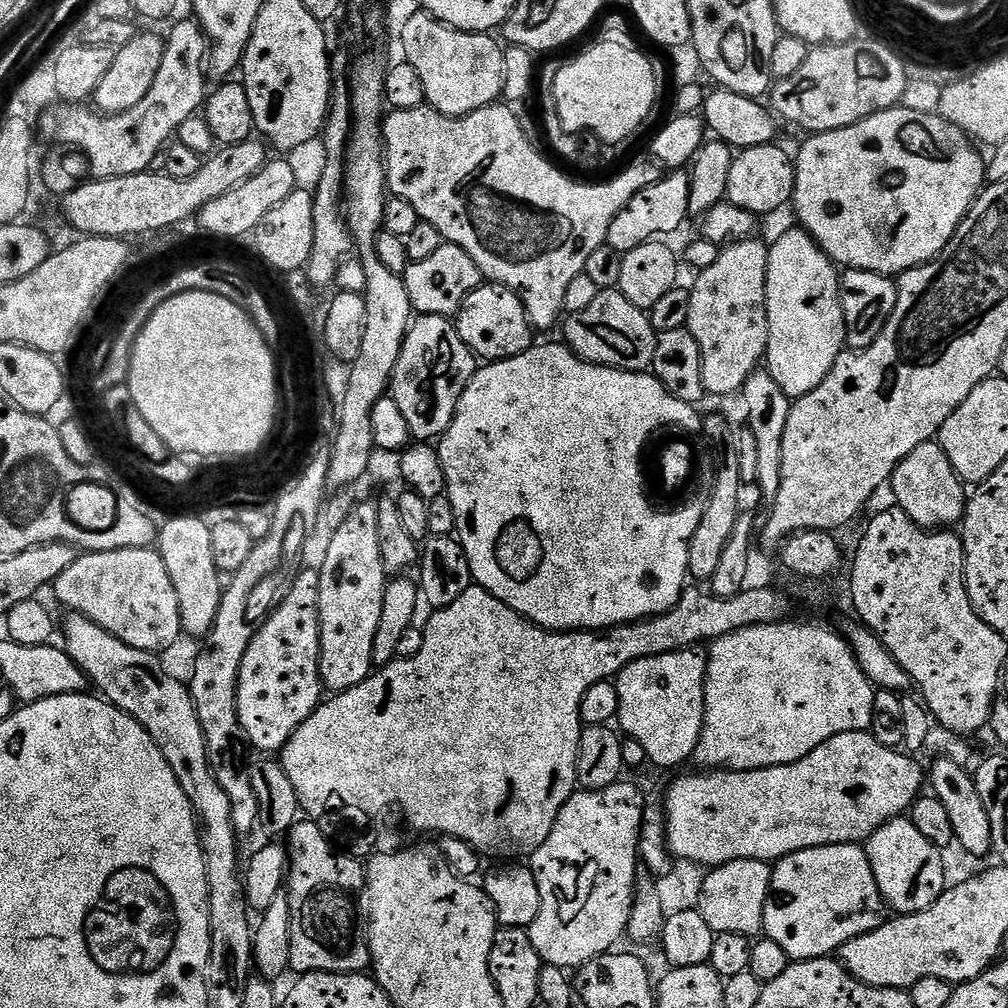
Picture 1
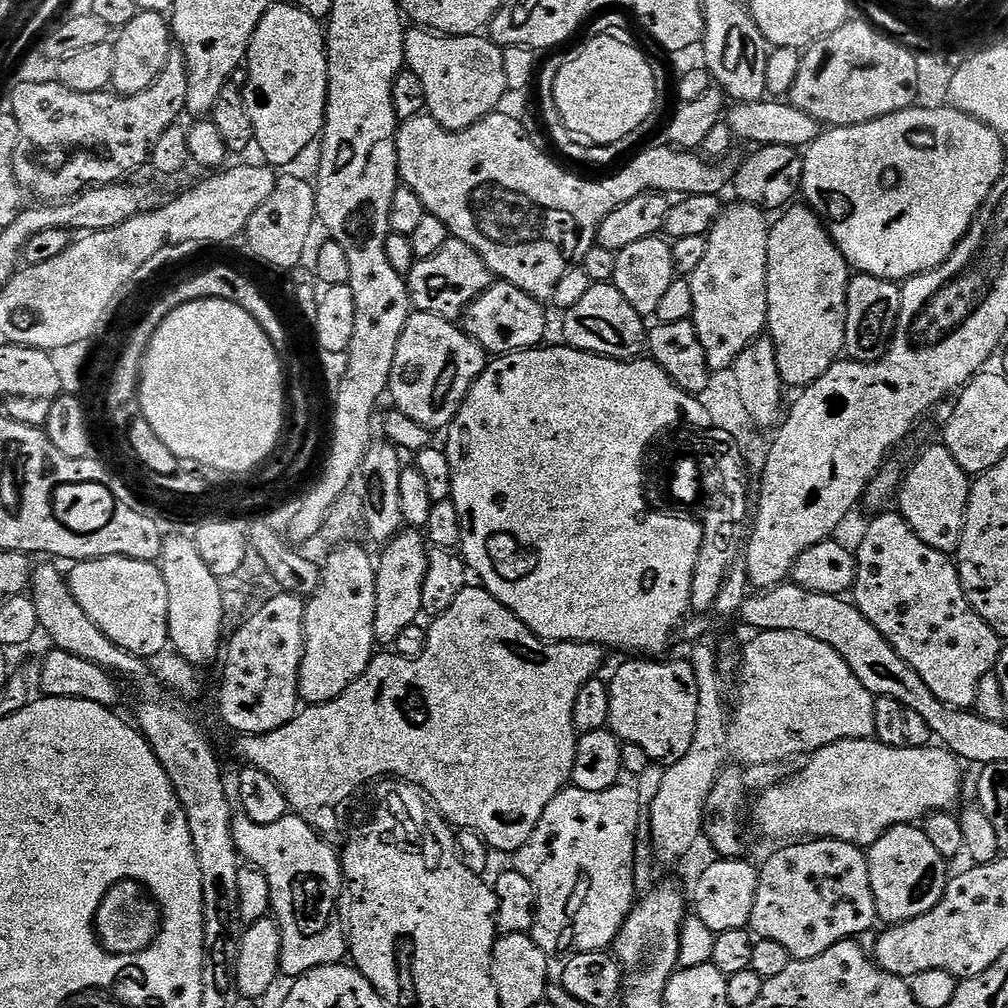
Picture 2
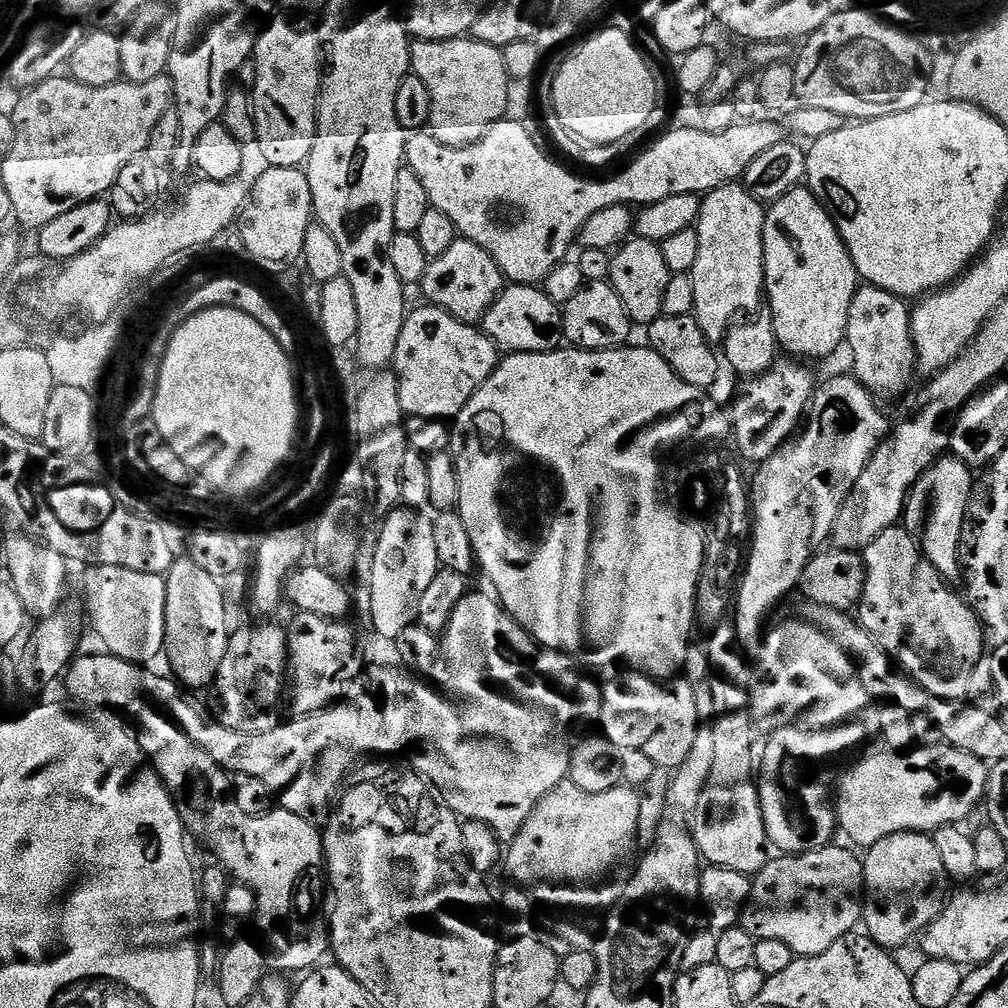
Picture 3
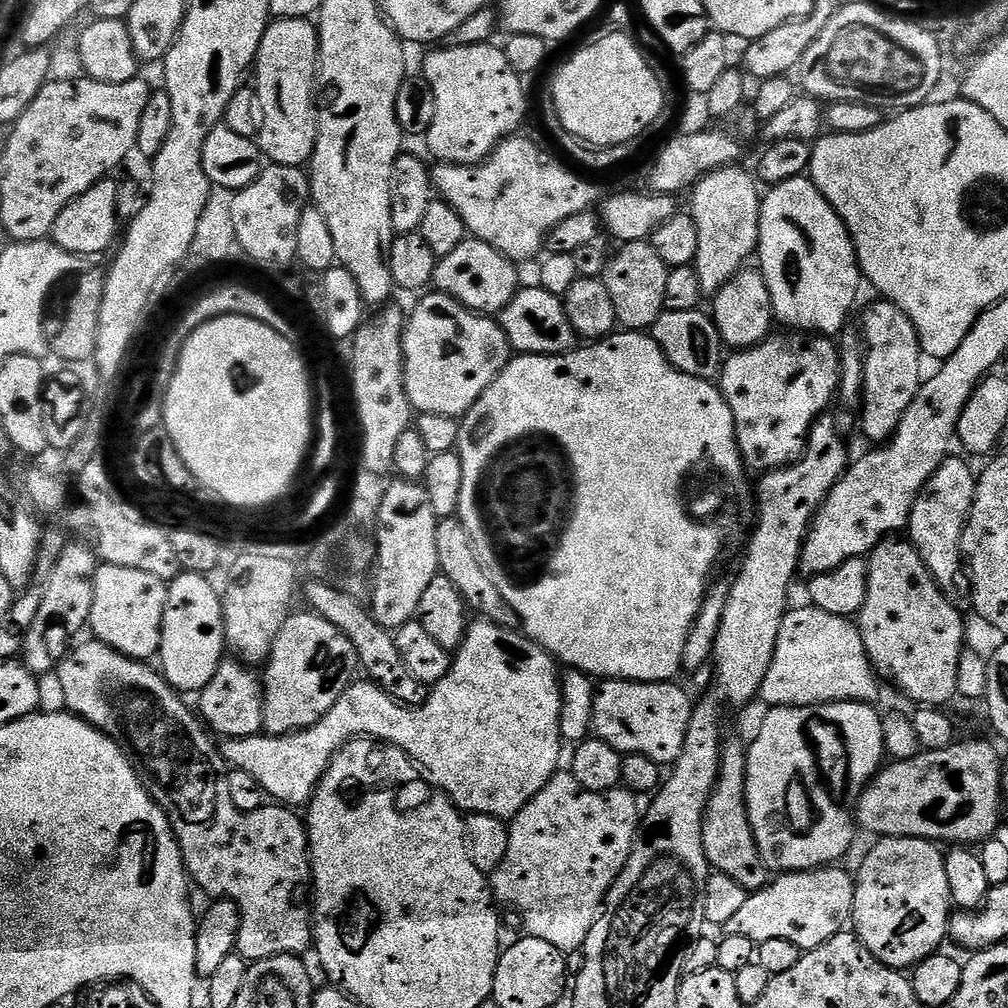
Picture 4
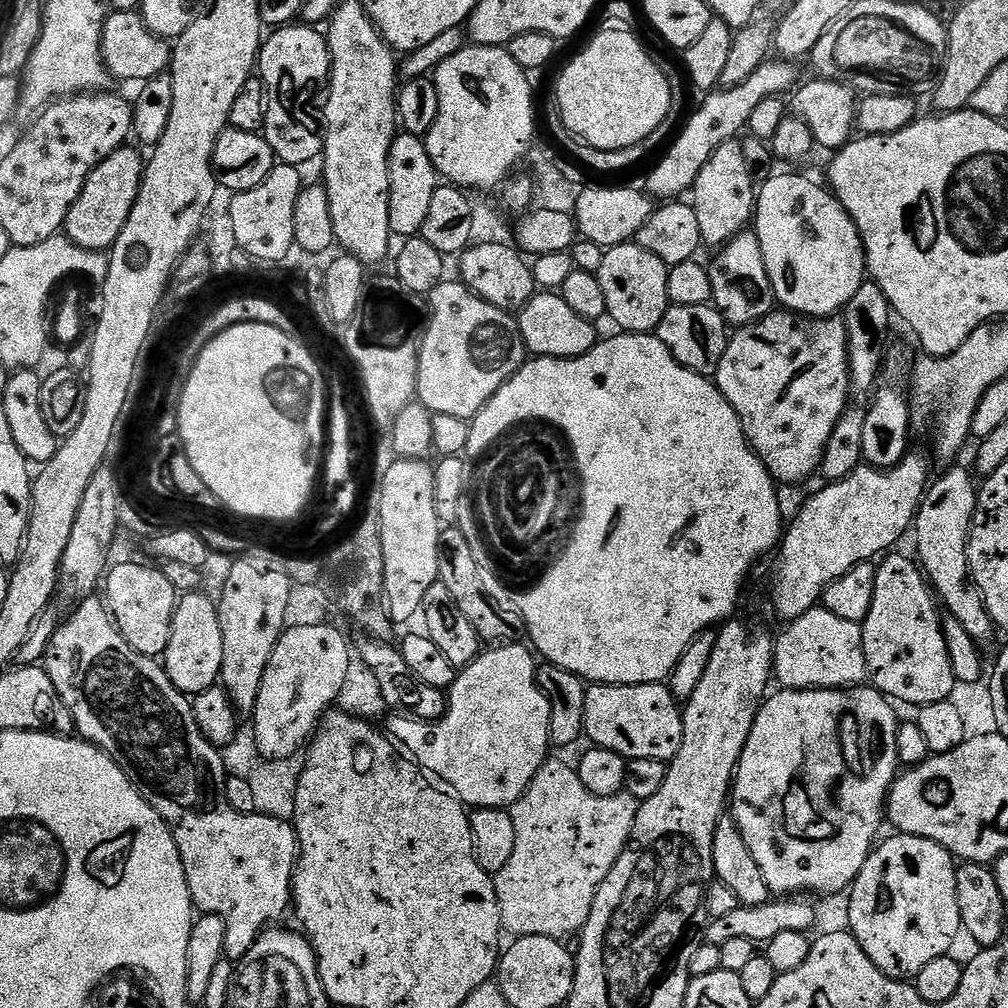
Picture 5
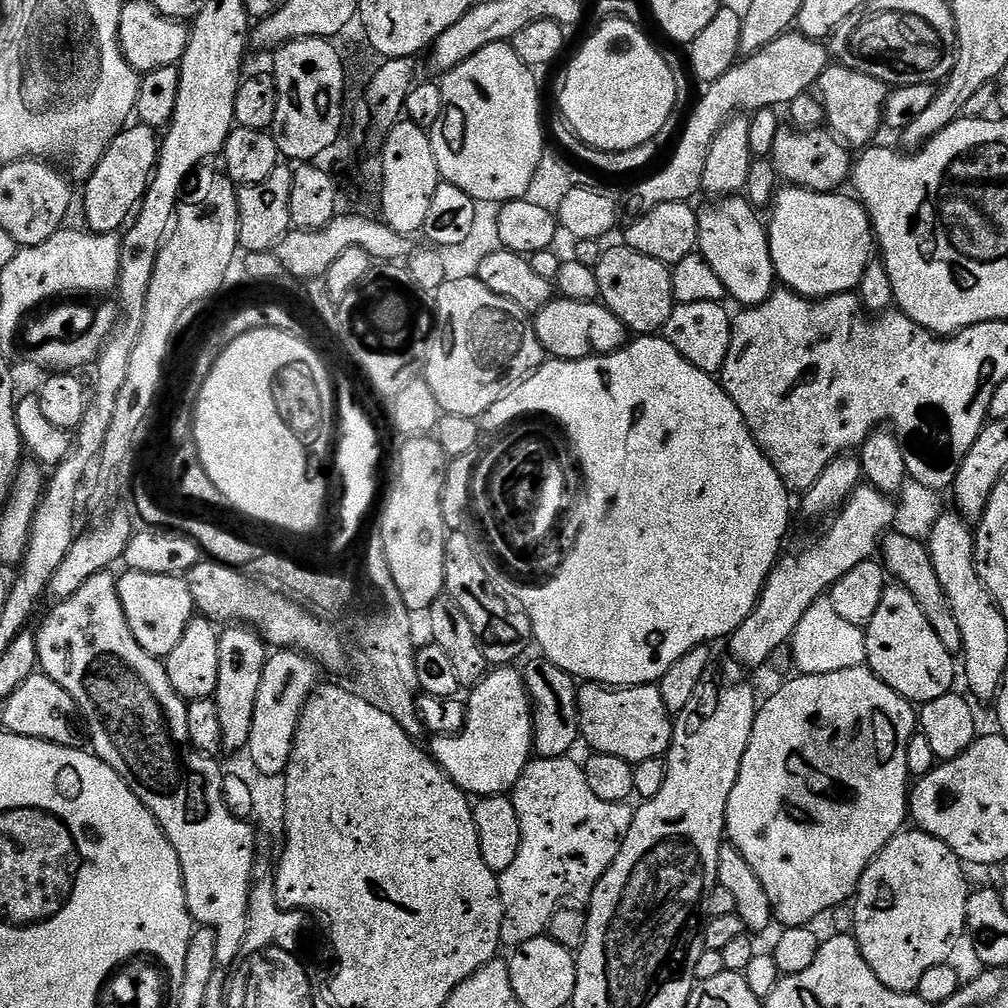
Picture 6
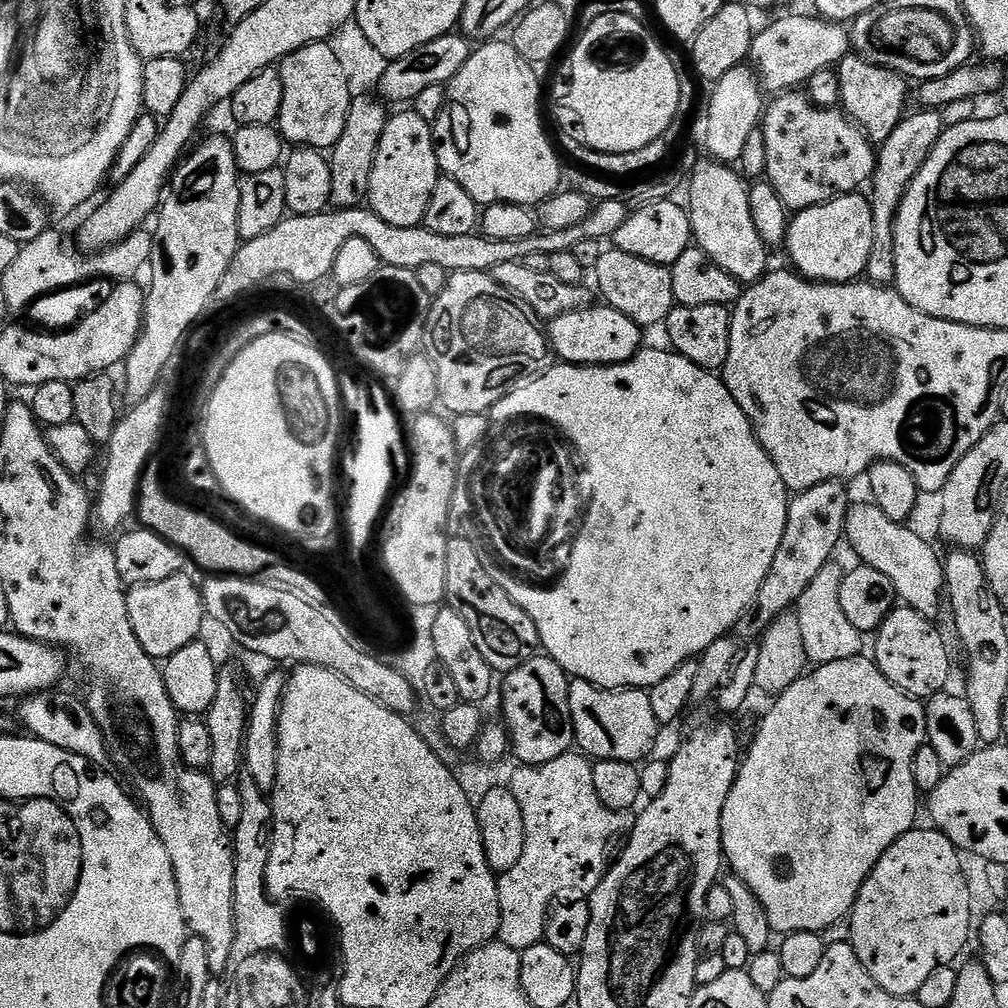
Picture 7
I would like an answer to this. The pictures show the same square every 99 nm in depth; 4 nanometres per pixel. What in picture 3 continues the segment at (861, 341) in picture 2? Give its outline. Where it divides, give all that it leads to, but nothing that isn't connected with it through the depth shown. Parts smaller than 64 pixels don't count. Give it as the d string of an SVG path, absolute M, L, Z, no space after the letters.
M871 286L857 287L854 302L850 302L850 318L848 319L848 334L846 348L852 351L852 368L857 380L869 388L877 397L900 396L908 388L912 380L912 371L917 371L918 357L912 341L912 318L910 308L901 297L895 296L881 288Z

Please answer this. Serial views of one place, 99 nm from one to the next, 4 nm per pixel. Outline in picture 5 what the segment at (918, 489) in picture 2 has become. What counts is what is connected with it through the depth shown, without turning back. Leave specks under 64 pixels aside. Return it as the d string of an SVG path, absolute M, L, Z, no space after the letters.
M949 467L945 471L949 472L937 480L935 477L929 483L928 491L924 493L924 501L916 511L914 521L917 552L915 555L933 593L946 609L947 615L962 622L962 627L970 633L970 638L984 642L984 639L994 632L994 625L968 571L968 535L976 513L978 484L977 481L972 481L971 471L968 473L966 469L956 467Z

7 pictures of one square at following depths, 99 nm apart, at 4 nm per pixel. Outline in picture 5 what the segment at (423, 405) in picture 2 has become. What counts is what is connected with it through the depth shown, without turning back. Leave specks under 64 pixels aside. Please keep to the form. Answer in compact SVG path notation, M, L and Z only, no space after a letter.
M452 278L445 279L444 283L439 284L430 294L432 312L430 308L430 315L427 317L426 327L420 342L420 365L418 366L418 374L416 375L416 394L419 403L425 404L429 412L433 414L454 414L454 418L462 418L463 420L471 421L473 416L477 416L478 413L480 413L480 407L482 407L483 404L524 365L526 362L526 349L524 346L524 339L520 333L520 321L513 313L498 310L498 306L490 306L490 302L478 298L475 292L471 292L465 284L457 282L455 279L453 280L454 281L452 281Z

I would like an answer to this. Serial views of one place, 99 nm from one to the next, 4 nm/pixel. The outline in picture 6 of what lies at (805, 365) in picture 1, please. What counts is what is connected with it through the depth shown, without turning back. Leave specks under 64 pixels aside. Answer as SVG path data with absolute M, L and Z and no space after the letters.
M784 186L772 199L770 205L772 217L767 217L766 220L770 254L774 262L777 281L787 291L809 298L823 298L837 296L843 292L855 293L859 289L862 274L874 258L872 217L869 216L859 199L851 195L850 197L840 195L844 194L839 191L815 192L809 188Z

